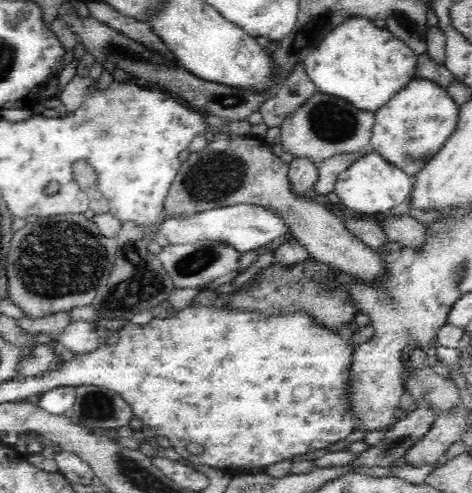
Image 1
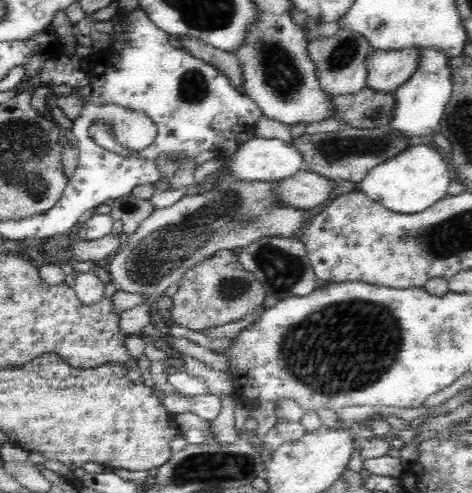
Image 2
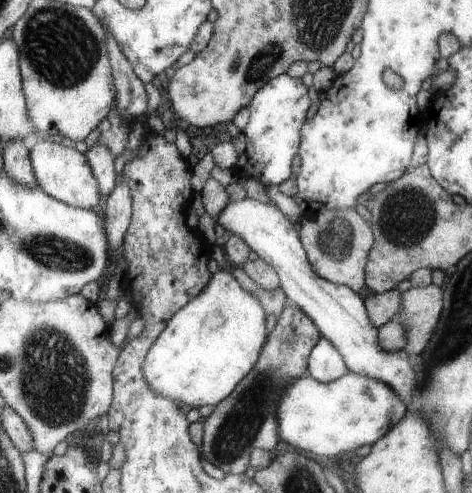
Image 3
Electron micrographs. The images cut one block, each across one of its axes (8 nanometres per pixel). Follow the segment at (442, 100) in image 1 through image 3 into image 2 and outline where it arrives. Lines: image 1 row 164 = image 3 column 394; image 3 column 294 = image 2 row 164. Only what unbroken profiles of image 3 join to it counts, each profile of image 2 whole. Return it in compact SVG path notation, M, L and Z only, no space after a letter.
M414 146L414 150L406 150L406 154L398 154L396 158L390 158L390 162L370 170L370 174L358 184L358 190L394 214L420 214L446 198L450 184L452 180L444 154L430 146Z

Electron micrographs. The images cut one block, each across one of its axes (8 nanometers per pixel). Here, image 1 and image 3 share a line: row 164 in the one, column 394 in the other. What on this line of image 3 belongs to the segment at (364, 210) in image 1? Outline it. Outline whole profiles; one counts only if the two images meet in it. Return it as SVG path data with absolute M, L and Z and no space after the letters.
M253 198L229 200L221 216L217 216L217 226L223 226L223 230L227 230L231 236L237 234L237 238L241 238L241 242L245 242L247 248L275 272L287 302L311 316L311 322L315 328L319 328L321 336L335 346L339 356L343 356L343 364L347 364L351 374L385 382L391 386L391 390L399 392L399 398L405 404L411 400L411 394L415 394L417 386L411 356L405 350L387 354L383 348L379 348L379 330L367 316L365 300L361 300L351 288L335 286L315 274L311 262L307 260L307 250L295 232L295 224L291 224L275 204L263 204Z

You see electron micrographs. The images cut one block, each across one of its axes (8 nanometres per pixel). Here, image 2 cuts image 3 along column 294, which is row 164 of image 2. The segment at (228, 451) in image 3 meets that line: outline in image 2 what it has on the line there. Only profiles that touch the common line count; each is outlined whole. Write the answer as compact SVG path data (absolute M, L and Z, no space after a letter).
M348 128L342 132L318 132L318 134L306 134L300 136L298 140L294 140L294 146L298 148L306 170L320 174L324 178L328 178L330 182L352 182L352 184L360 184L370 170L374 170L376 166L382 166L386 162L390 162L390 158L396 158L398 154L402 154L402 150L406 150L410 144L416 144L420 138L414 140L406 140L398 136L400 132L390 128L374 128L374 130L360 130L360 128Z

